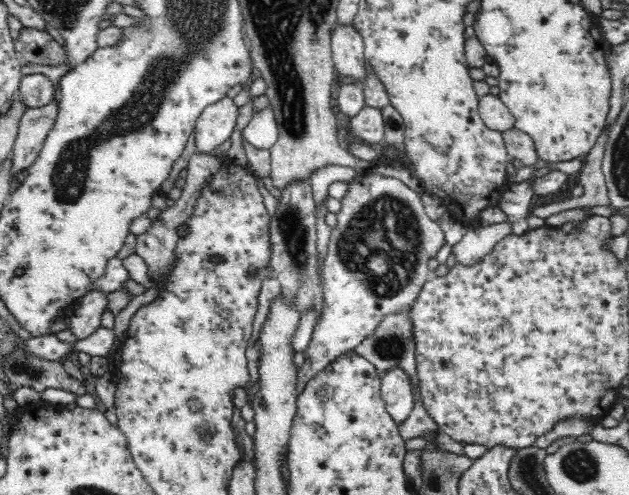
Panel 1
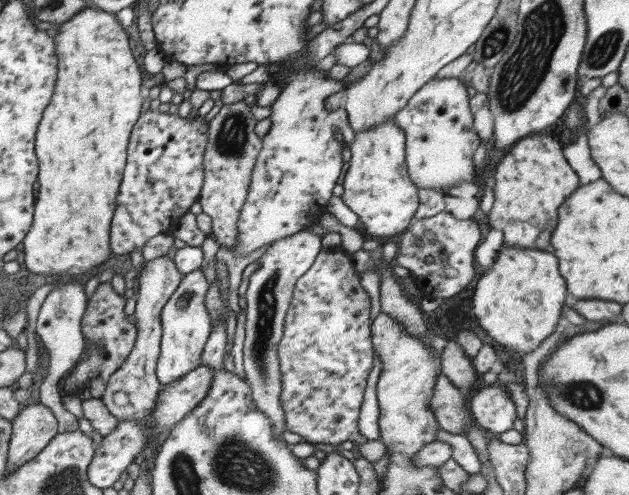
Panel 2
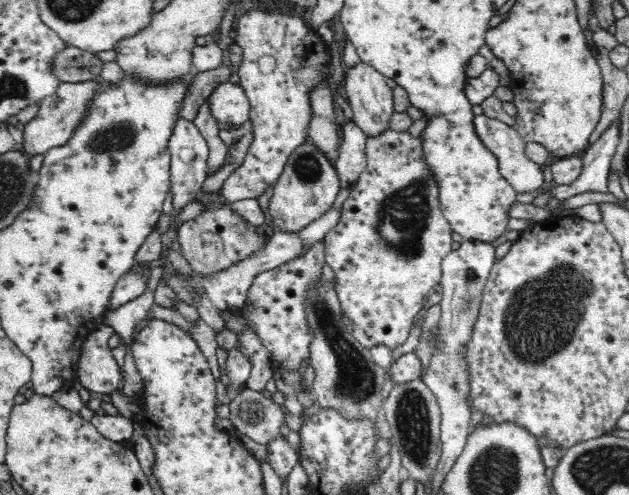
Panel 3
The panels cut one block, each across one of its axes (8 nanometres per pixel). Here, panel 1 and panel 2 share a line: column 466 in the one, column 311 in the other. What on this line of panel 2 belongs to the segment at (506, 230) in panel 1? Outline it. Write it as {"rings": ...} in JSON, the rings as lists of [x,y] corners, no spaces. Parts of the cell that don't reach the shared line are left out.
{"rings":[[[312,231],[296,234],[274,241],[258,259],[258,268],[249,279],[246,296],[246,337],[243,347],[245,380],[250,385],[252,400],[258,410],[266,413],[273,426],[275,441],[284,441],[282,431],[285,424],[284,409],[280,395],[281,374],[277,357],[278,341],[282,338],[284,319],[291,303],[295,284],[315,262],[321,251],[322,237]]]}

